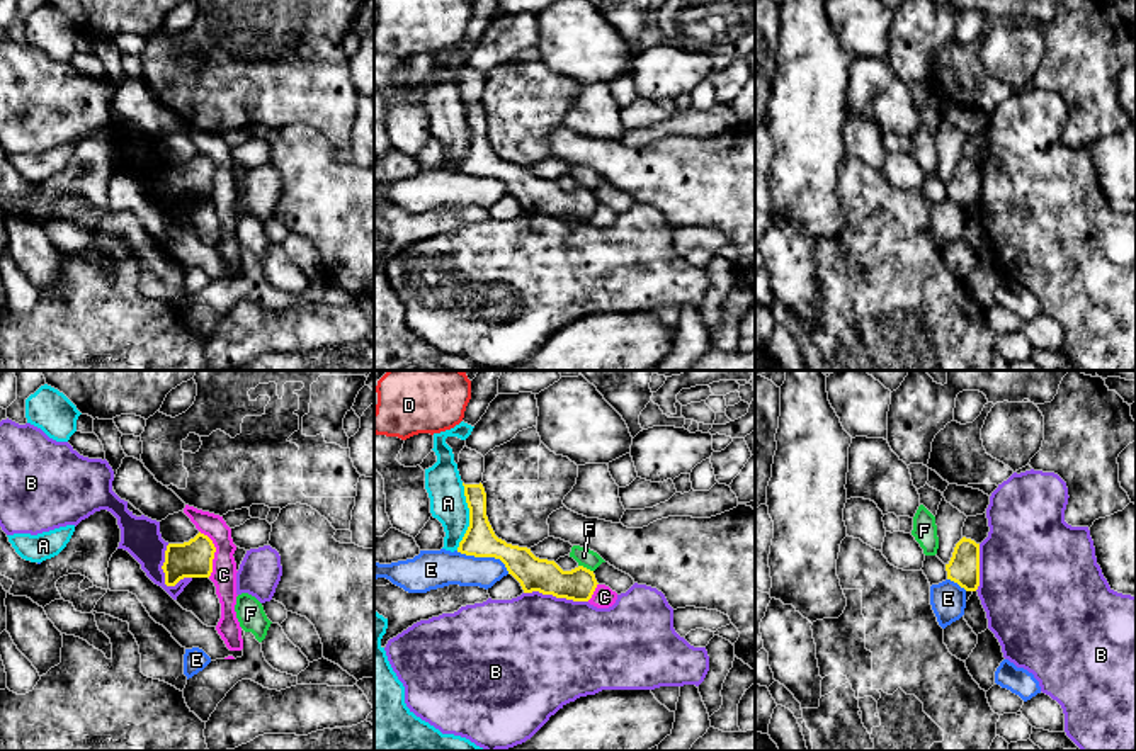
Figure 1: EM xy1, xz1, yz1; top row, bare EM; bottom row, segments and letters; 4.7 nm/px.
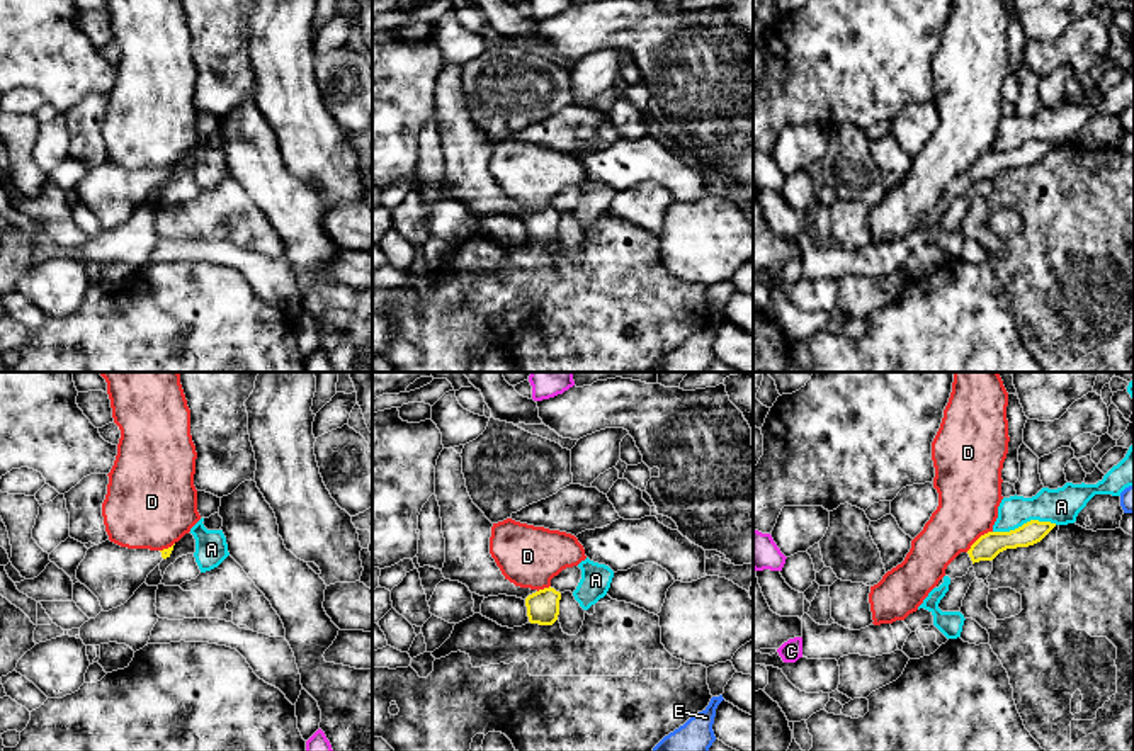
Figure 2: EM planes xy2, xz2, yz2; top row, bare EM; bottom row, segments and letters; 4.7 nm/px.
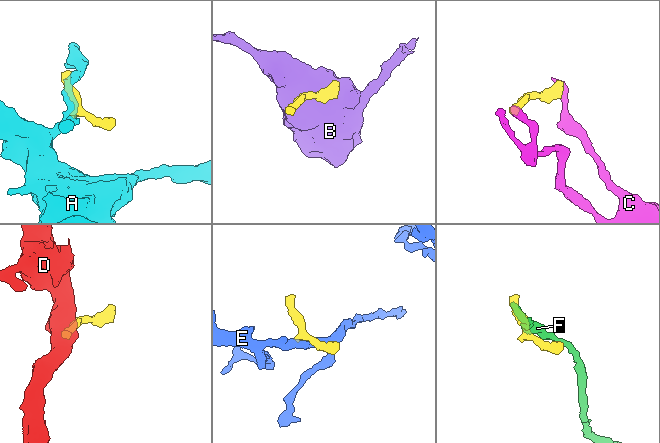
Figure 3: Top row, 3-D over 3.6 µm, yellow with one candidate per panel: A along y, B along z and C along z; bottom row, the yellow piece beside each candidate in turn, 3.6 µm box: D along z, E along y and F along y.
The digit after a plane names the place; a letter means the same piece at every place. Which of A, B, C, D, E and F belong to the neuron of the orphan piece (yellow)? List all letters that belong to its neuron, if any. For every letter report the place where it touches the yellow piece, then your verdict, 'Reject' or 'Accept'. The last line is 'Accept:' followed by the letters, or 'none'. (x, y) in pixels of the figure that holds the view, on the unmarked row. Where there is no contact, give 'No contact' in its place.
A: Touches yellow at xz1 (470, 136). Reject
B: Touches yellow at xy1 (162, 187). Reject
C: Touches yellow at xy1 (215, 170). Reject
D: Touches yellow at yz2 (978, 158). Reject
E: Touches yellow at xz1 (485, 175). Reject
F: Touches yellow at xz1 (585, 187). Reject
Accept: none

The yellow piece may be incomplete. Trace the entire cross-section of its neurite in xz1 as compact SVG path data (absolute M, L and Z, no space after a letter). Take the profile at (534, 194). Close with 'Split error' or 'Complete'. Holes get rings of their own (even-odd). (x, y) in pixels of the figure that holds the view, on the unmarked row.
M463 102L463 105L469 127L469 146L459 161L457 172L500 178L508 194L520 202L524 212L539 211L573 221L588 221L592 217L599 204L594 190L583 185L563 190L554 180L539 178L531 168L498 158L486 136L486 112L483 104Z. Complete

